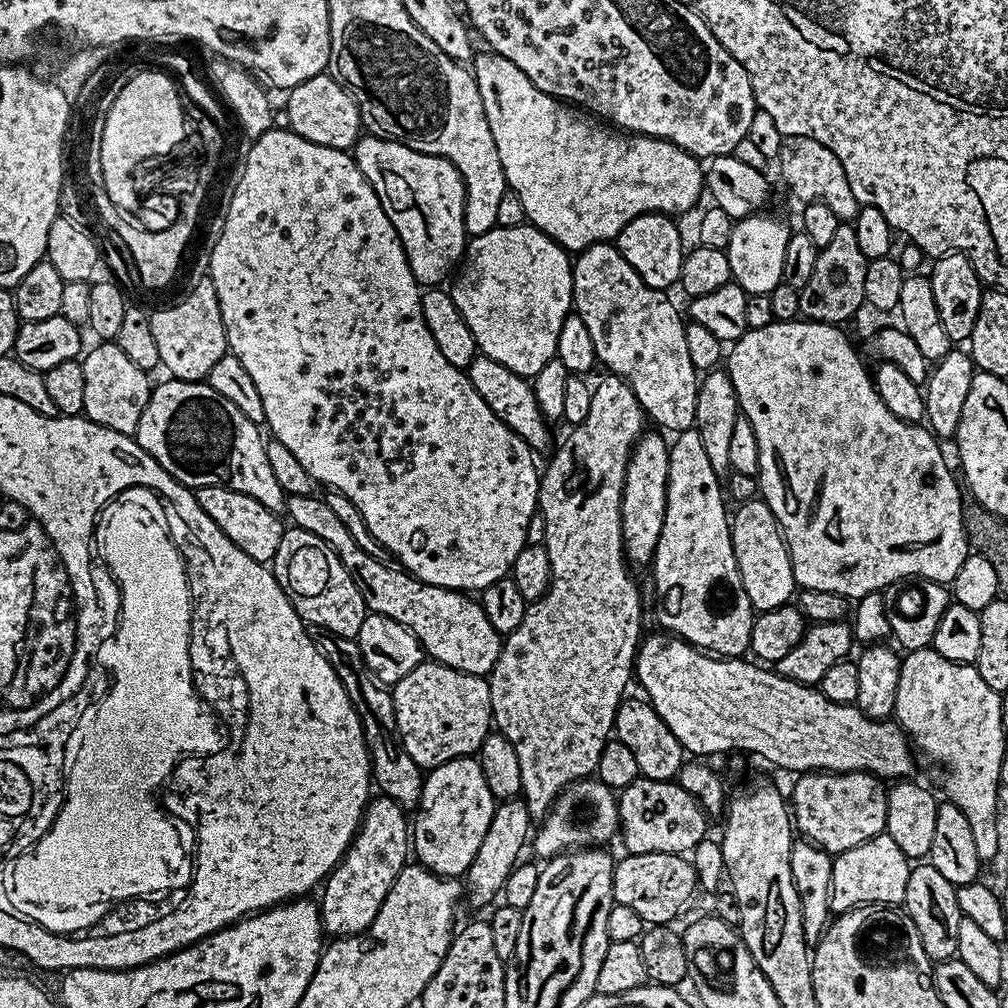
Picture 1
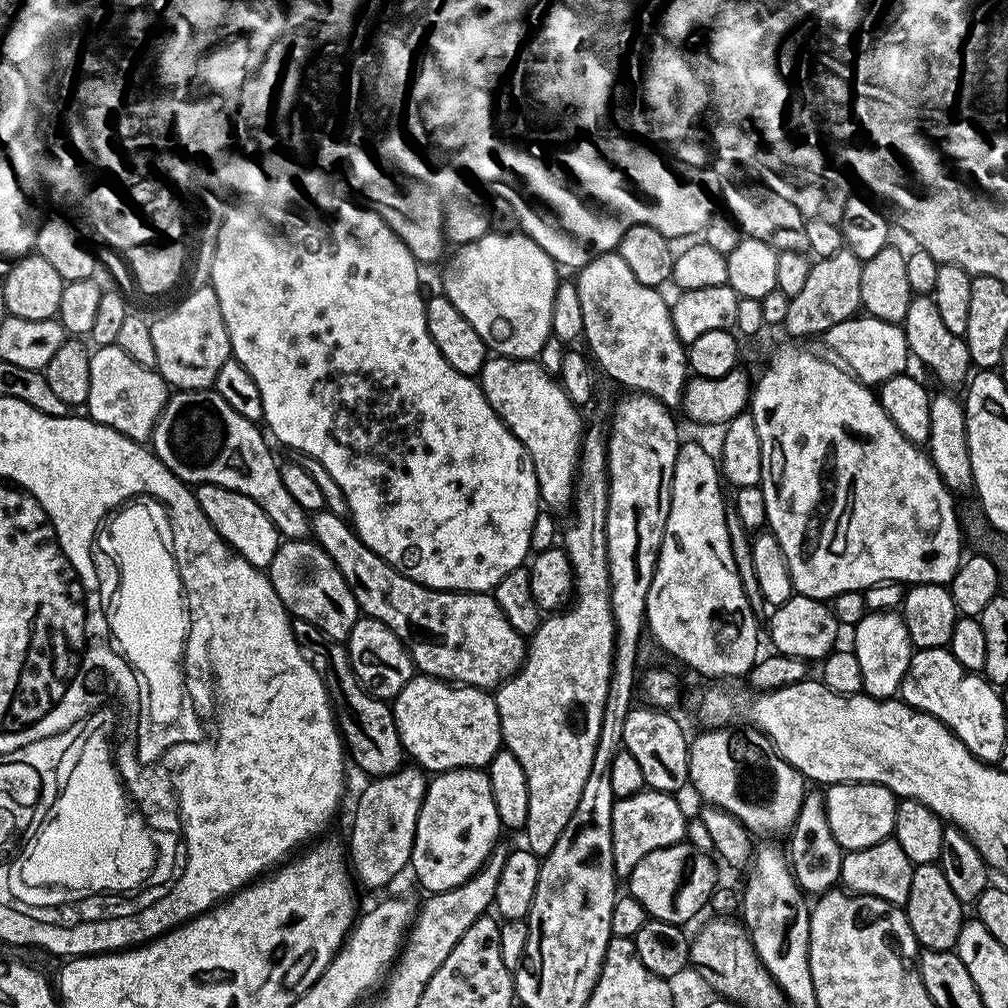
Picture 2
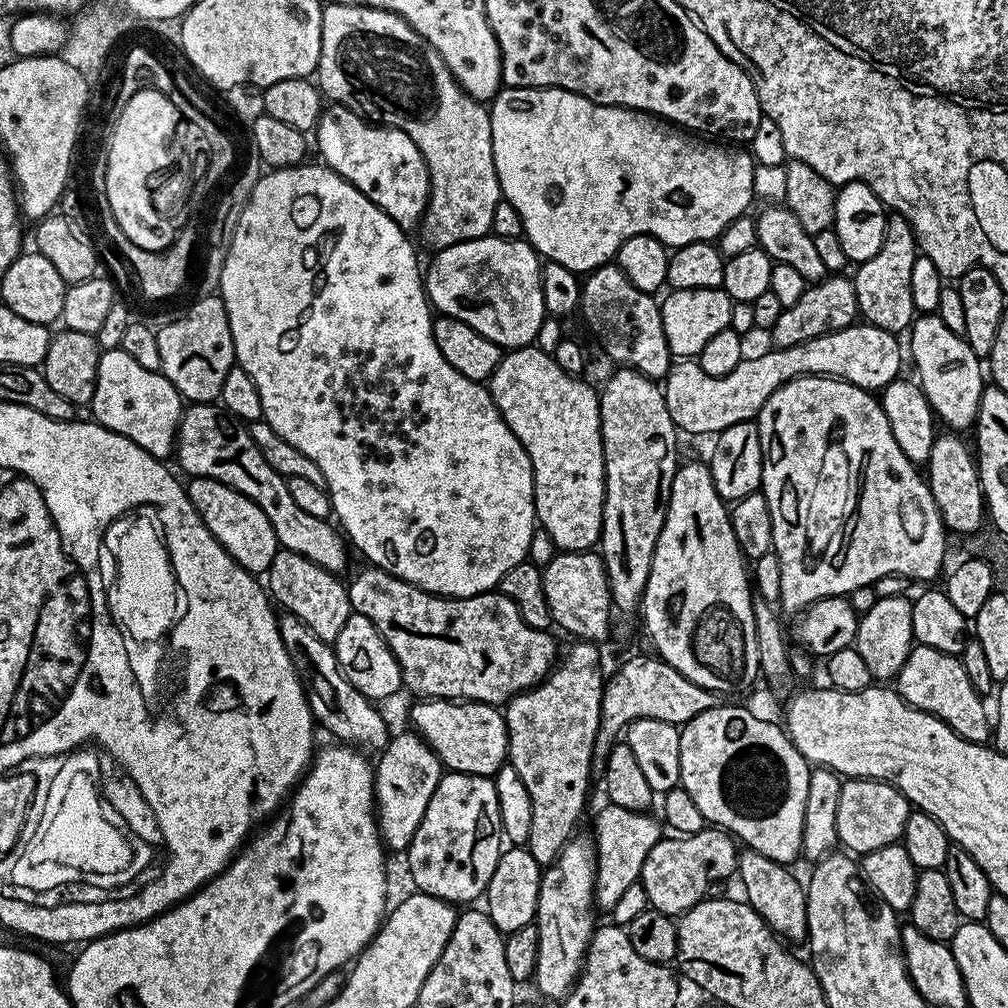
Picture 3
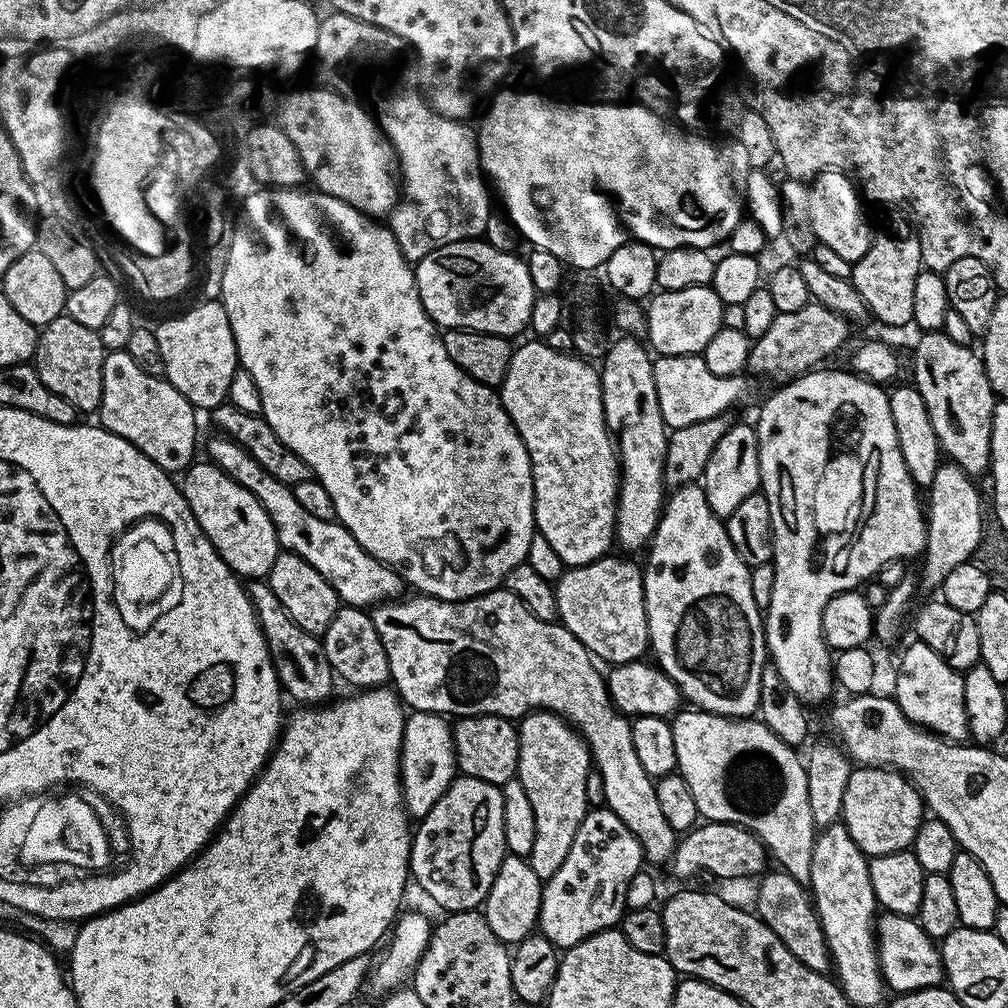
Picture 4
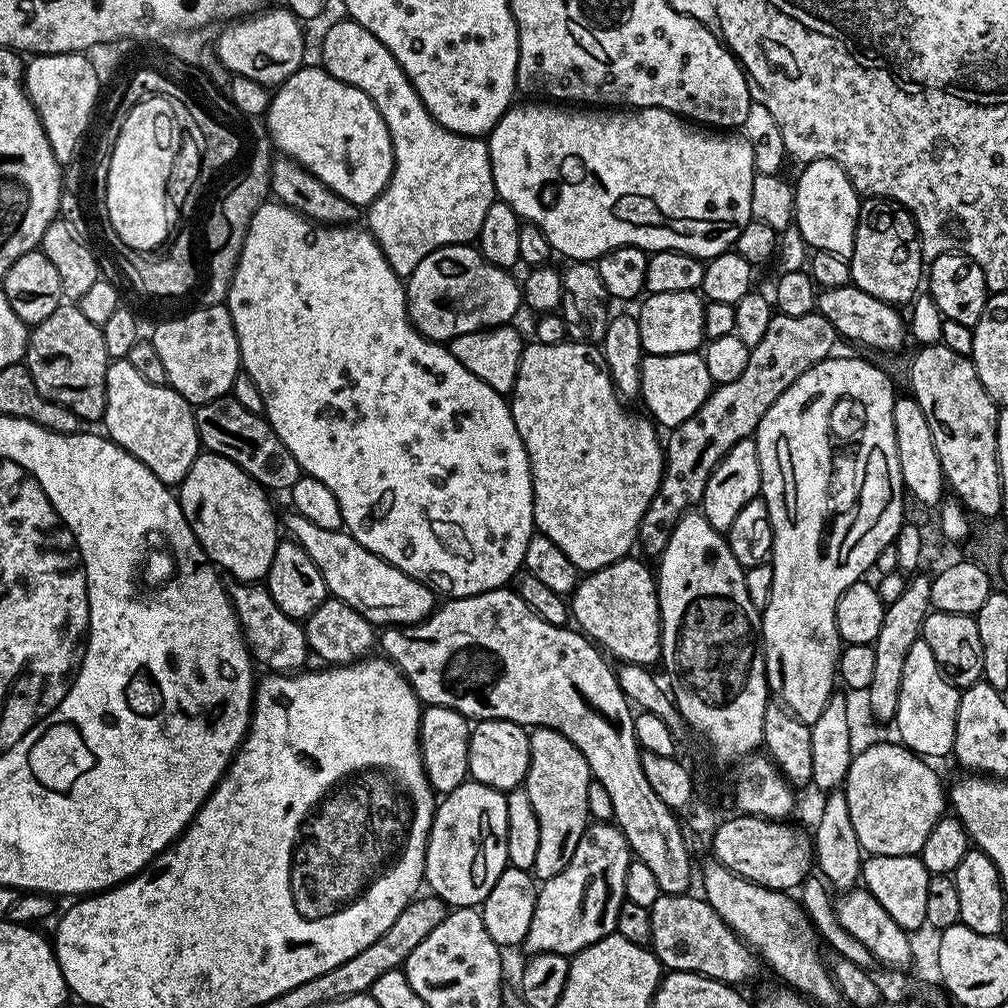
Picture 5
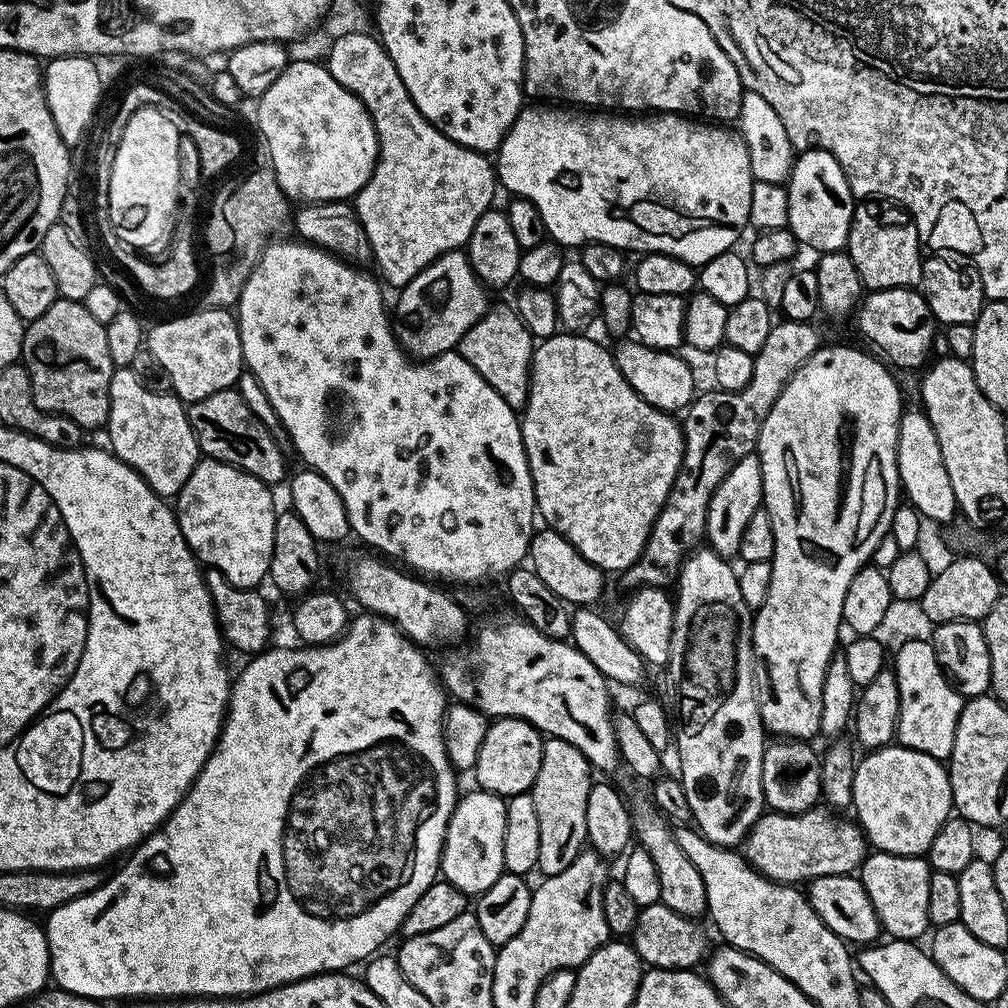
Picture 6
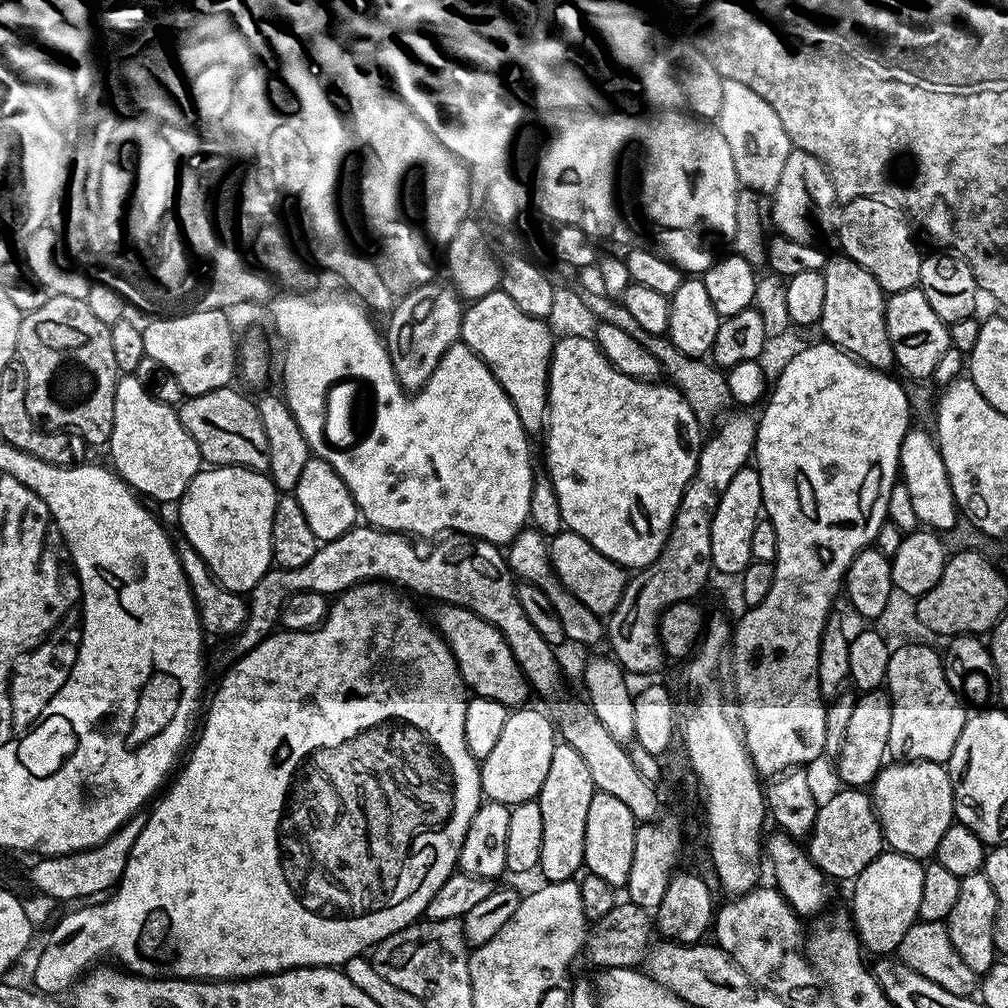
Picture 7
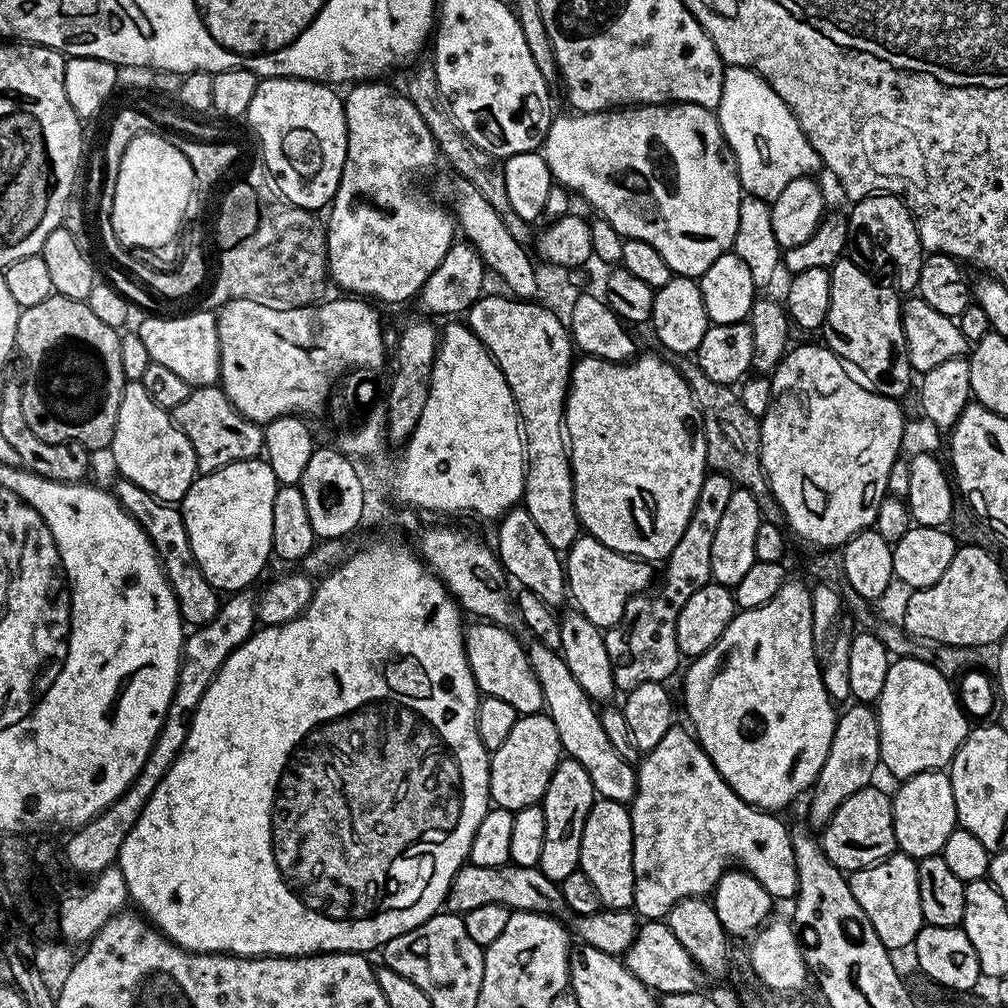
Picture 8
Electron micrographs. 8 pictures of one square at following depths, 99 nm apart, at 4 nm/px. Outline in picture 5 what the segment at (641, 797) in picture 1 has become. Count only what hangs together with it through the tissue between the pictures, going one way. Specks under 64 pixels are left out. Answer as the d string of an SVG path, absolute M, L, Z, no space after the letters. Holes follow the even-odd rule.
M592 822L588 829L578 838L578 850L574 850L574 858L562 870L562 874L554 874L554 878L543 881L536 893L534 918L530 918L530 930L522 945L528 954L553 952L571 958L586 946L598 942L603 936L611 936L616 930L618 906L624 901L626 886L626 870L630 863L630 849L626 838L612 822Z

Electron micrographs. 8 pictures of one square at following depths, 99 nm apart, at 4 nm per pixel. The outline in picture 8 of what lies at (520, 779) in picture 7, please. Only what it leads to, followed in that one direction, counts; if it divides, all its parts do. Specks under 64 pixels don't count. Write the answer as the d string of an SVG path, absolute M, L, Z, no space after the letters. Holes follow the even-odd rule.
M547 714L534 716L520 716L514 722L514 730L506 737L506 742L498 746L498 750L491 753L488 766L488 795L491 803L497 808L504 808L514 813L531 804L540 804L546 794L546 786L550 786L550 778L562 759L562 749L558 730L554 730L554 722Z

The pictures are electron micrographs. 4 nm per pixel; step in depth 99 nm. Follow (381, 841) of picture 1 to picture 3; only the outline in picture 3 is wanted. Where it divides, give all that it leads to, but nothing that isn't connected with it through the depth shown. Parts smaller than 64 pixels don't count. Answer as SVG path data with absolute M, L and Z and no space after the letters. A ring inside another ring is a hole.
M415 731L400 732L391 737L388 745L379 753L380 761L374 764L374 783L376 786L376 814L380 825L380 839L389 849L407 849L414 838L414 830L418 830L418 822L422 822L422 814L426 814L426 806L430 806L430 798L438 786L442 775L442 765L438 754Z

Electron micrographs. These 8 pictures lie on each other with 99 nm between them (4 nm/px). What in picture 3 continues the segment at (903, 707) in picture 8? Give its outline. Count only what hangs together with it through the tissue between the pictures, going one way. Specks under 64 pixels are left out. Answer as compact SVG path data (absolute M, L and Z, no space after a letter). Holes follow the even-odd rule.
M925 644L913 647L902 670L894 678L895 691L907 704L945 720L963 740L984 744L990 736L990 712L984 709L981 693L970 682L963 663Z

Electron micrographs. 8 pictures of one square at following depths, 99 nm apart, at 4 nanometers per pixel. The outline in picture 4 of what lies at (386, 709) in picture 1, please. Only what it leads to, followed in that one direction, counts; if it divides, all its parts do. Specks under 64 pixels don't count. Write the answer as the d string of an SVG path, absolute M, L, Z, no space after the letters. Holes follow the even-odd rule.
M249 579L246 587L276 676L280 680L281 689L287 695L289 692L294 699L300 700L296 702L301 705L323 705L329 699L327 696L332 692L334 673L324 653L321 637L311 636L306 630L302 630L302 626L298 626L298 622L294 622L294 618L290 618L290 614L286 614L286 606L282 606L282 602L278 602L278 594L274 594L274 590L270 590L267 579Z

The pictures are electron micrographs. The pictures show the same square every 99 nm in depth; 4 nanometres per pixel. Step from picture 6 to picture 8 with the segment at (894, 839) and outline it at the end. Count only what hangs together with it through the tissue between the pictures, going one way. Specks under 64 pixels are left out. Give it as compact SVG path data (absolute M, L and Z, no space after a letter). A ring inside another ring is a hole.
M937 770L910 776L899 785L900 789L892 796L892 814L894 816L894 838L897 849L903 855L919 862L927 856L943 853L946 838L958 826L954 790L948 772Z

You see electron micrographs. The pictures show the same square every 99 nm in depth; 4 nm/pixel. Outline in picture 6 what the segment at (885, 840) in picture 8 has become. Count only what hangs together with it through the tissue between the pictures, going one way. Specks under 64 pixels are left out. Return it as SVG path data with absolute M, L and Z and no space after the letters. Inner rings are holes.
M817 806L802 814L782 814L781 812L765 811L764 815L754 822L742 845L742 855L756 871L761 872L778 884L799 885L799 880L811 882L819 876L846 876L855 873L869 855L870 845L864 835L863 828L855 819L843 820L843 815L833 814L827 807Z

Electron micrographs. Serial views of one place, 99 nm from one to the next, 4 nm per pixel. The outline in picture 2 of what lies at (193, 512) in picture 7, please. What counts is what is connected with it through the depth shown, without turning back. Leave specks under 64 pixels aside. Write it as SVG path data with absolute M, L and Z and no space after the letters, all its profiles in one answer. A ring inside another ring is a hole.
M197 484L194 491L198 506L202 506L202 514L210 518L216 533L242 558L246 558L246 562L250 562L255 568L261 570L268 569L274 554L280 548L282 537L274 526L274 522L266 518L262 506L246 498L246 494L238 494L226 486L217 484Z

